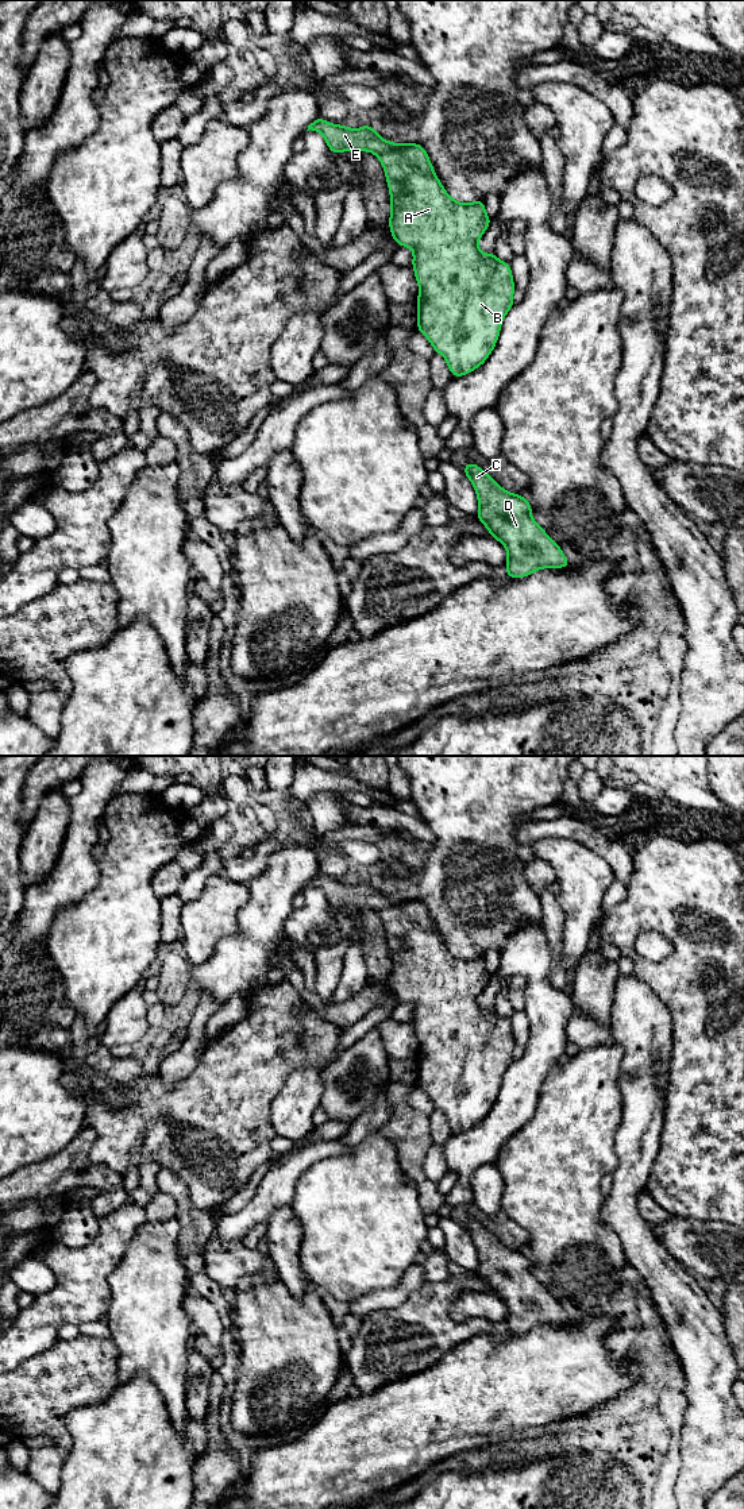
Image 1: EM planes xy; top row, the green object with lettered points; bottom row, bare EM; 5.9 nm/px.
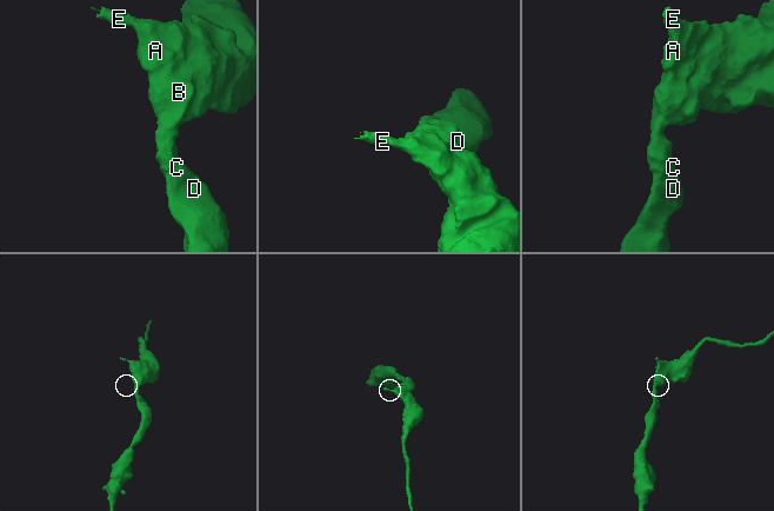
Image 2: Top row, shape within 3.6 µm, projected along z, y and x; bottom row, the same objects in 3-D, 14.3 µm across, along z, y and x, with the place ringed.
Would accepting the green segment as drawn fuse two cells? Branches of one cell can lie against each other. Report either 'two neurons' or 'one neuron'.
one neuron

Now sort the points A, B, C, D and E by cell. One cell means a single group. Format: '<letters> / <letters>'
A B C D E

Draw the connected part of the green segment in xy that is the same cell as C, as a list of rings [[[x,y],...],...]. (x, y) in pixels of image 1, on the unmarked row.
[[[473,1217],[460,1224],[477,1249],[477,1275],[506,1305],[504,1323],[509,1335],[527,1334],[543,1324],[570,1324],[560,1301],[533,1275],[532,1261],[524,1251],[502,1244]]]

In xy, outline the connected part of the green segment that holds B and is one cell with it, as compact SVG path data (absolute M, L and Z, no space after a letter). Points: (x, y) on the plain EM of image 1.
M319 872L309 885L320 888L335 911L370 907L379 915L390 950L390 991L400 1003L413 1007L410 1020L419 1041L416 1085L446 1115L454 1134L481 1123L497 1100L502 1077L514 1061L516 1046L510 1019L500 1016L494 1007L482 1010L478 1003L491 979L483 954L469 960L454 956L420 899L393 899L381 894L370 880L352 885Z

